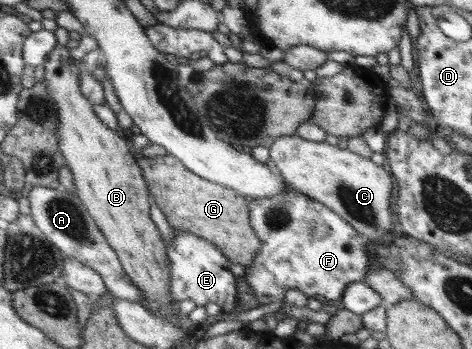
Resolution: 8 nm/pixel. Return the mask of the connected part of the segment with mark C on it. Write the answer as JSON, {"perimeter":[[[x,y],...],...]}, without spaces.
{"perimeter":[[[295,134],[277,138],[269,147],[269,153],[269,160],[275,162],[287,184],[336,212],[355,231],[365,235],[371,245],[384,240],[397,228],[389,201],[394,183],[392,176],[371,159],[326,141],[312,142]]]}

